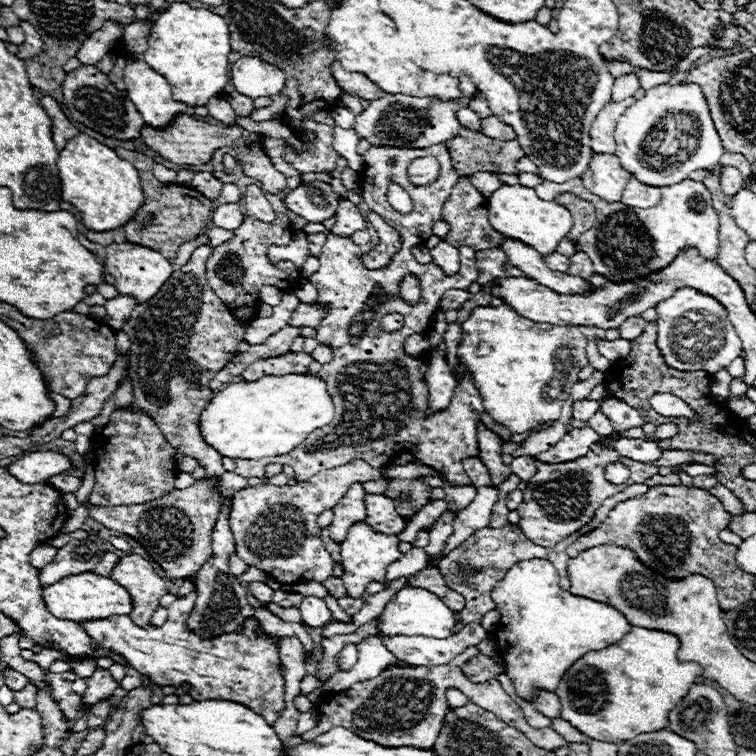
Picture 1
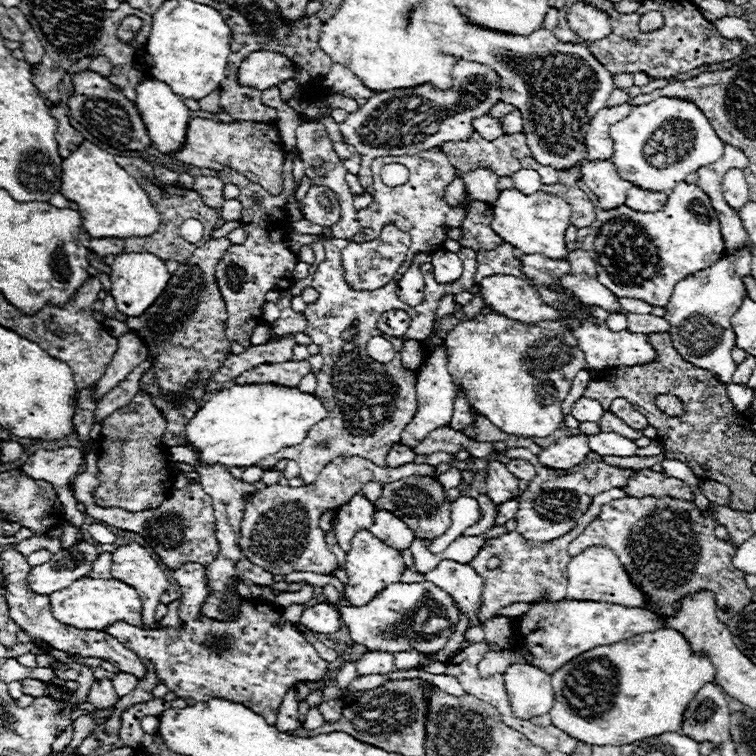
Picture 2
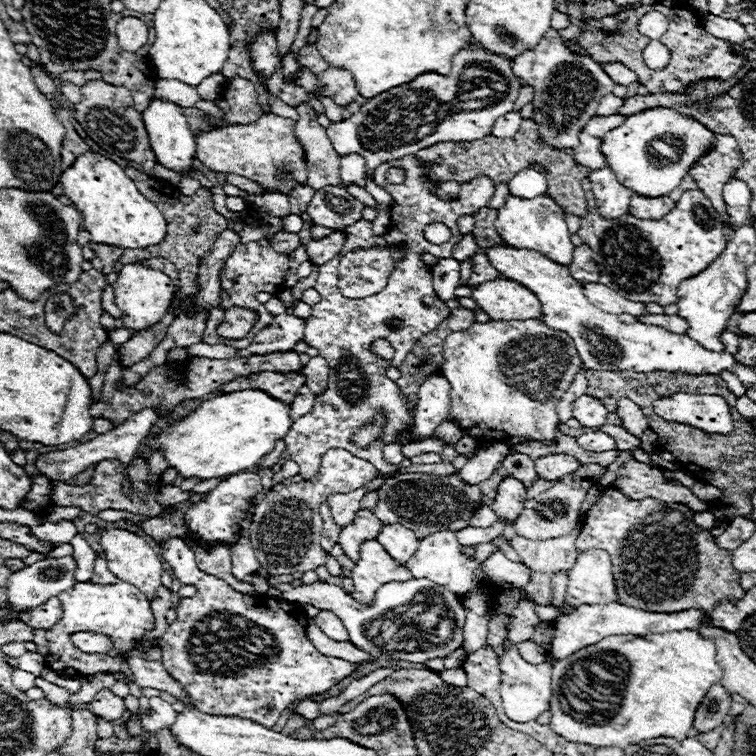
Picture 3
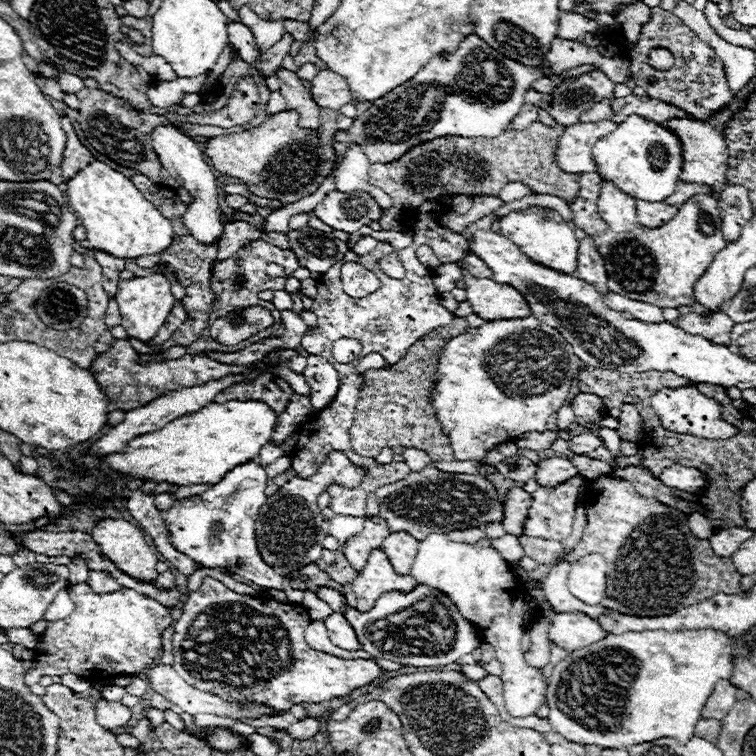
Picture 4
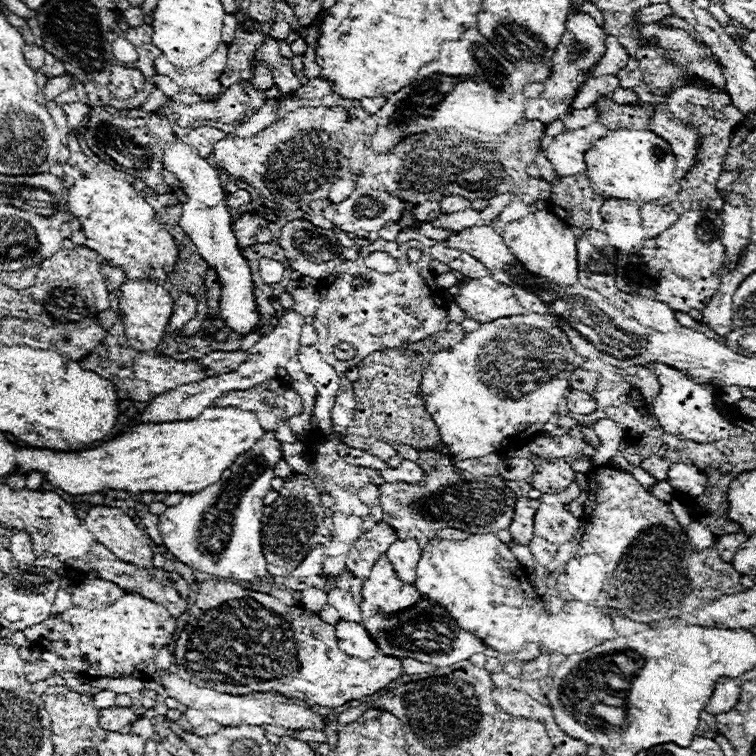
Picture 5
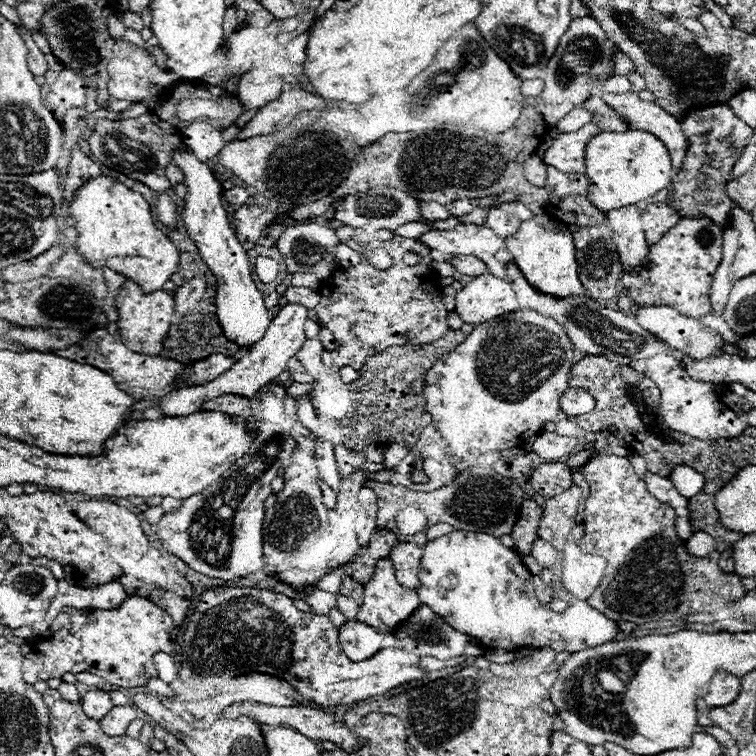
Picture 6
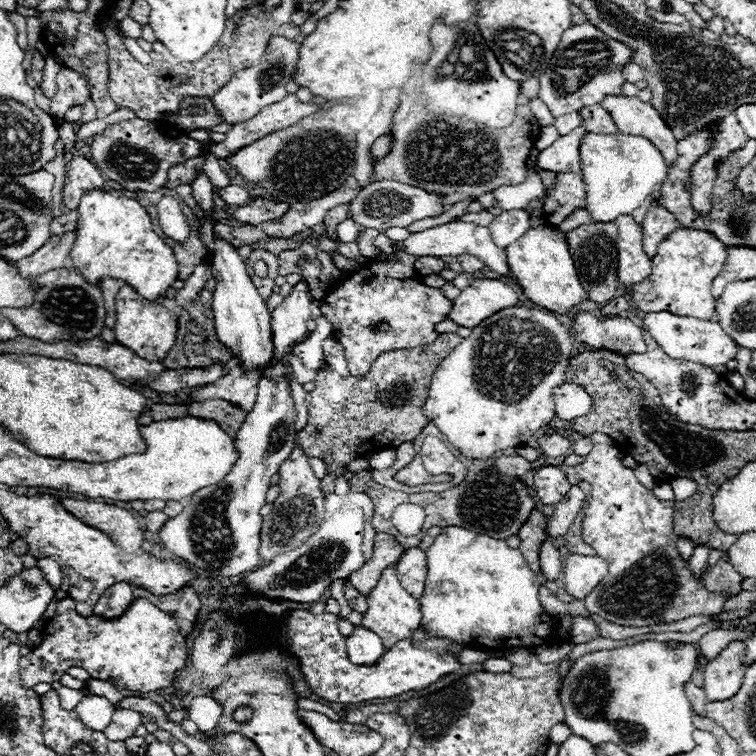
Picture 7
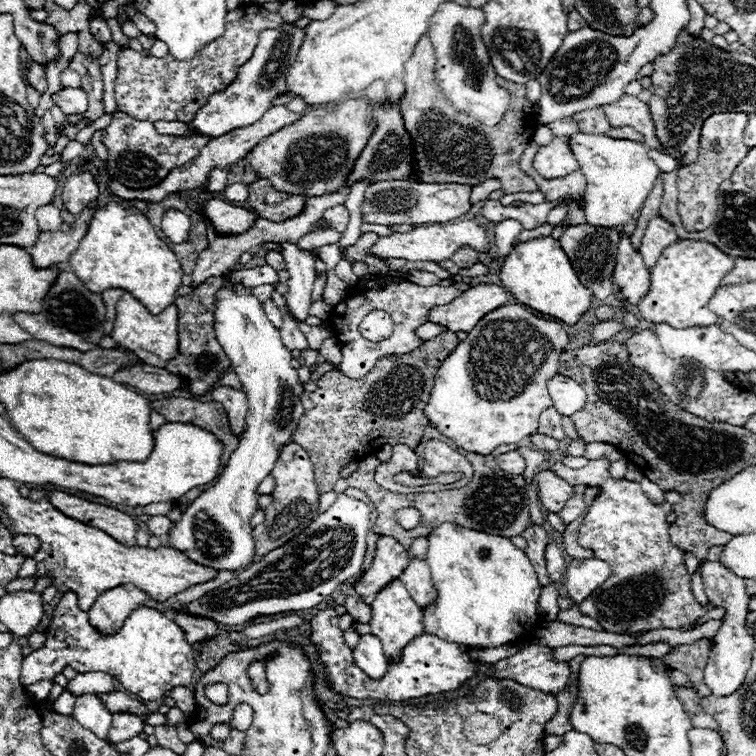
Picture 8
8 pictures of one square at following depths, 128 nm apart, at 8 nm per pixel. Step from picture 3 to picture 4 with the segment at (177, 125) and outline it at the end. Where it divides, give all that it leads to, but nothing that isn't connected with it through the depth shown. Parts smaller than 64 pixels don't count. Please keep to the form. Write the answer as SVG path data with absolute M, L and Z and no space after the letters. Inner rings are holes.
M160 124L152 130L152 146L158 154L158 160L162 162L162 166L172 174L172 178L184 186L188 192L192 192L194 200L188 206L188 212L184 214L184 226L188 226L190 234L198 240L198 242L214 242L220 240L220 234L224 230L224 224L220 222L220 206L218 206L218 186L216 186L216 178L210 170L210 166L204 162L204 152L202 146L198 142L194 142L190 136L182 134L178 126L174 124Z

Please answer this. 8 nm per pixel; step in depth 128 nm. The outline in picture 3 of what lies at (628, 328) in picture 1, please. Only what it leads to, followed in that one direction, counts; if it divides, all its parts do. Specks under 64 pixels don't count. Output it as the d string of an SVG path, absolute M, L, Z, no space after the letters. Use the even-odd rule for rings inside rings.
M642 314L642 316L636 316L638 322L644 322L644 324L652 324L652 326L660 326L668 332L676 332L676 334L682 334L684 328L686 328L686 322L680 318L680 316L666 316L666 314Z

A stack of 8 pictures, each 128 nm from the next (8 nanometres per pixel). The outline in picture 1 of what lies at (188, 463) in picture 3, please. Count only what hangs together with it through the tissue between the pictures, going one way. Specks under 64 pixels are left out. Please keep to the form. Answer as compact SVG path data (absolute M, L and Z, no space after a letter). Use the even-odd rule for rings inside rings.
M312 374L264 376L254 382L228 384L216 392L202 414L200 430L204 440L222 456L258 460L266 456L282 456L300 446L314 430L326 426L334 418L334 402L326 390L326 382Z

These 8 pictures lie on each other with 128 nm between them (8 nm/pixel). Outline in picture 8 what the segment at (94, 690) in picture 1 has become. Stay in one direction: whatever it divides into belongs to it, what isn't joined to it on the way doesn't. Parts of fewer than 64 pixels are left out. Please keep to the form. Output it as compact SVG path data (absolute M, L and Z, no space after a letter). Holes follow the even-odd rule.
M114 714L112 718L112 728L108 734L140 734L144 728L144 720L136 714Z

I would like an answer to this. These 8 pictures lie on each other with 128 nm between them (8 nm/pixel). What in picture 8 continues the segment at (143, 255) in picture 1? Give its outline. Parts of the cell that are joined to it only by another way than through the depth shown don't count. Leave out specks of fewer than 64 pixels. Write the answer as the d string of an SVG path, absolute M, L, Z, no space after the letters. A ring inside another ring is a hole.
M124 292L120 302L116 304L116 320L110 336L116 340L118 346L132 350L144 364L166 368L168 360L178 354L178 308L176 304L170 304L160 314L150 314L138 298Z

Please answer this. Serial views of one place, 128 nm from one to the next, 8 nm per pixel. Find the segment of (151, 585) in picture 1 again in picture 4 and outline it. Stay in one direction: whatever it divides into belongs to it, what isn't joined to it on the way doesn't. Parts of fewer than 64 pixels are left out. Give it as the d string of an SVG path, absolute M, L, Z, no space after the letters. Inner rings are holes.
M100 520L92 530L92 538L98 542L102 554L108 556L114 562L114 566L118 570L122 570L124 574L128 574L130 578L136 578L140 582L154 582L158 578L158 572L156 572L158 558L156 558L154 550L148 546L144 532L138 530L136 526L132 526L130 522L126 522L126 520Z

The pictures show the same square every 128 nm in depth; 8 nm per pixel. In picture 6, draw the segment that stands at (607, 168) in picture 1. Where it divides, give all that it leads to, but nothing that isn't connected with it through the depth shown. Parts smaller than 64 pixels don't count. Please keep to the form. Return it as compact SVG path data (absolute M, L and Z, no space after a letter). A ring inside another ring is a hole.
M636 204L610 210L606 214L606 220L612 228L612 240L618 248L624 270L634 270L636 264L640 264L640 260L644 260L648 254L648 242L642 230L642 220Z

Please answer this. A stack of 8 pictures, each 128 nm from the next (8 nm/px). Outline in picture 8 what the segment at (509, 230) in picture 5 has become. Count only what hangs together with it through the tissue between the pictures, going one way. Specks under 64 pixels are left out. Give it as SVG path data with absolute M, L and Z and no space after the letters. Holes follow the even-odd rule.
M550 236L520 242L504 258L502 268L500 268L500 280L502 280L502 286L522 304L538 312L550 314L570 326L580 320L580 316L590 308L592 298L594 298L592 292L586 286L582 286L582 282L578 280L560 242Z

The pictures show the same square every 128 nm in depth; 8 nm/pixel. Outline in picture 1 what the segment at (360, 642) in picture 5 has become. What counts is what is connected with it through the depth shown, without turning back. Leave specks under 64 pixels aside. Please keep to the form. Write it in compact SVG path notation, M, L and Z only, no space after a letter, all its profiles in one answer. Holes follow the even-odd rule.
M304 596L302 604L300 604L300 612L302 612L302 622L312 628L322 628L324 624L328 624L332 620L332 614L330 614L326 602L316 596Z

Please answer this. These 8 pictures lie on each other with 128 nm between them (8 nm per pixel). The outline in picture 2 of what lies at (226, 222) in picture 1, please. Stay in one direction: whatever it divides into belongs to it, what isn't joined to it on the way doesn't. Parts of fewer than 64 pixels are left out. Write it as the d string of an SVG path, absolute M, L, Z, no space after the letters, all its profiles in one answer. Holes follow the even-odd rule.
M224 200L222 208L220 208L220 218L226 222L230 222L230 220L240 222L240 216L242 216L240 212L242 212L242 204L238 200Z

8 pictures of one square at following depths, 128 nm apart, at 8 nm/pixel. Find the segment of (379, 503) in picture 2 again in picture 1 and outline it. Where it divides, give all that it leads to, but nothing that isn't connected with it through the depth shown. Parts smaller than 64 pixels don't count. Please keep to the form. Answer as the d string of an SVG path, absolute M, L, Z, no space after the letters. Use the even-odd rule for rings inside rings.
M390 480L384 494L396 502L402 518L410 518L416 510L430 502L430 486L418 480Z

